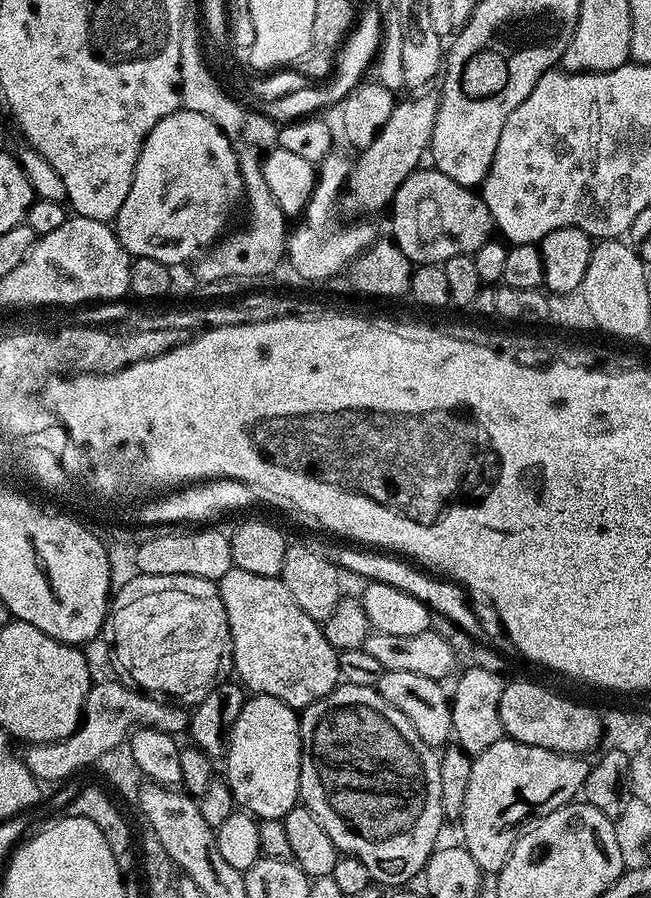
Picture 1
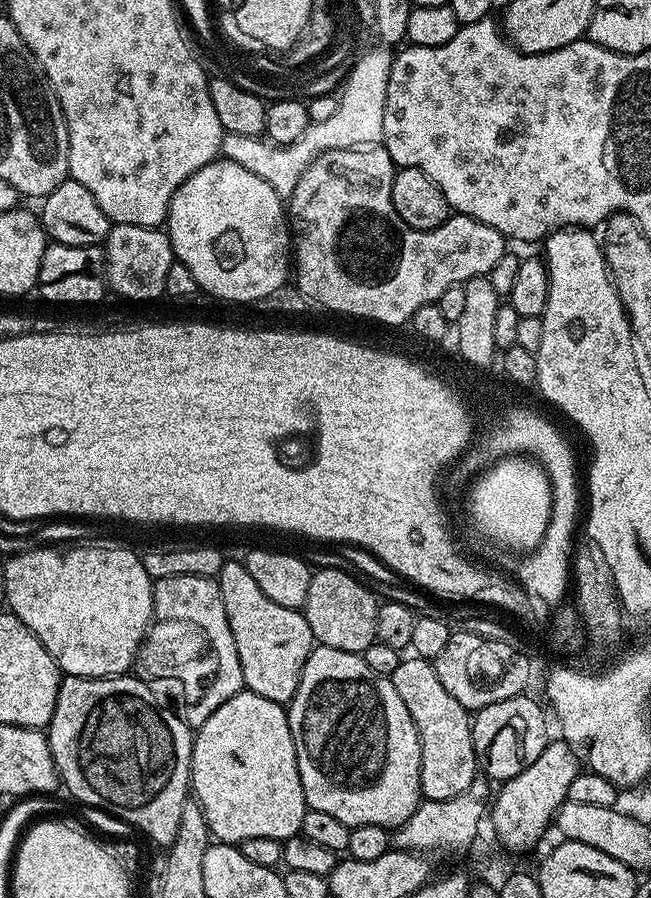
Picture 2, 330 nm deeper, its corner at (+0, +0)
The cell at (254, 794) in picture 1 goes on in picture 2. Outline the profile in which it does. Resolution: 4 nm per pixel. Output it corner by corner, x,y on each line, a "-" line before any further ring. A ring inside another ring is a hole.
247,690
222,702
222,706
206,718
204,725
195,729
190,792
204,811
209,833
219,843
239,846
246,838
274,838
283,842
297,835
306,805
285,705
275,704
270,698
262,698
262,694

